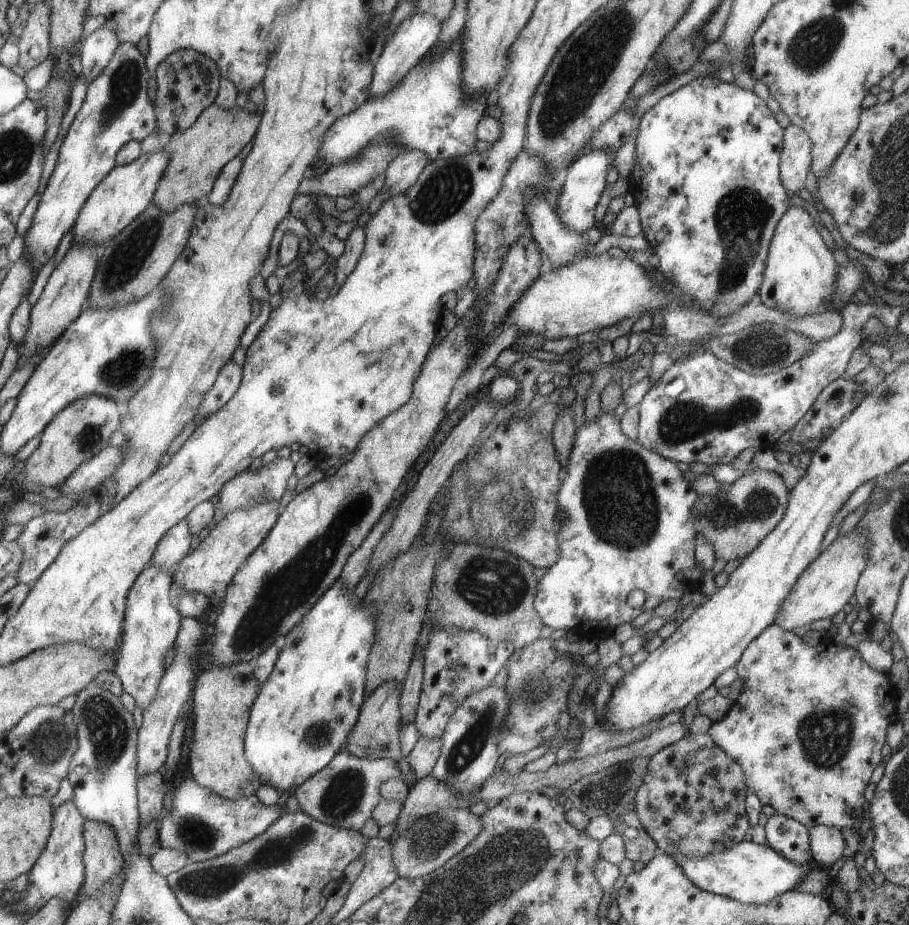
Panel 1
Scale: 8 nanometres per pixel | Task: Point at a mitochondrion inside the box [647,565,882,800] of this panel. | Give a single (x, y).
(826, 737)

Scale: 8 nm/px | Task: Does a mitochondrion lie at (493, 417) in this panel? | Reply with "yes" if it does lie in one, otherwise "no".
no

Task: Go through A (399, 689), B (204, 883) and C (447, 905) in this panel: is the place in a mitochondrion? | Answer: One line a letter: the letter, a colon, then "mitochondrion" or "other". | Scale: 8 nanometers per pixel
A: other
B: mitochondrion
C: mitochondrion

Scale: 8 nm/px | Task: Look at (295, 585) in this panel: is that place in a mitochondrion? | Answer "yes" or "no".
yes

